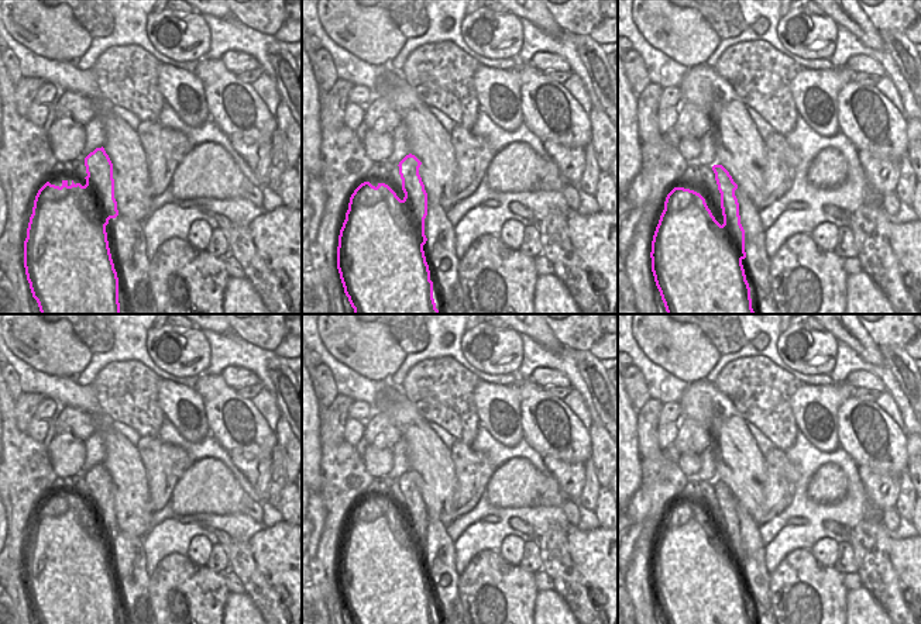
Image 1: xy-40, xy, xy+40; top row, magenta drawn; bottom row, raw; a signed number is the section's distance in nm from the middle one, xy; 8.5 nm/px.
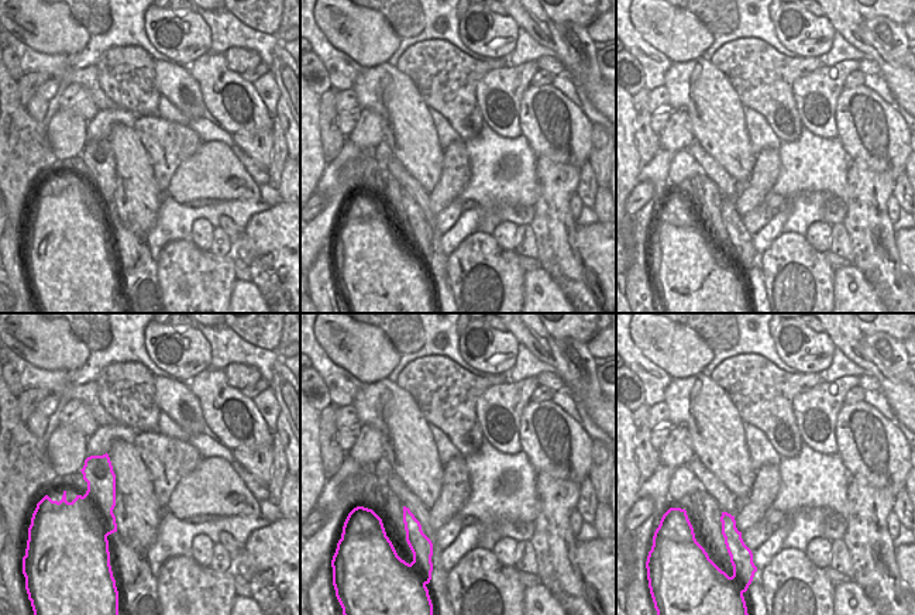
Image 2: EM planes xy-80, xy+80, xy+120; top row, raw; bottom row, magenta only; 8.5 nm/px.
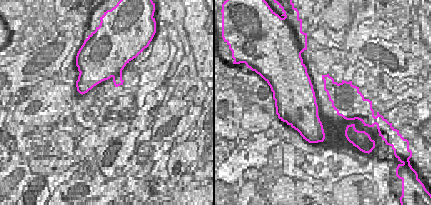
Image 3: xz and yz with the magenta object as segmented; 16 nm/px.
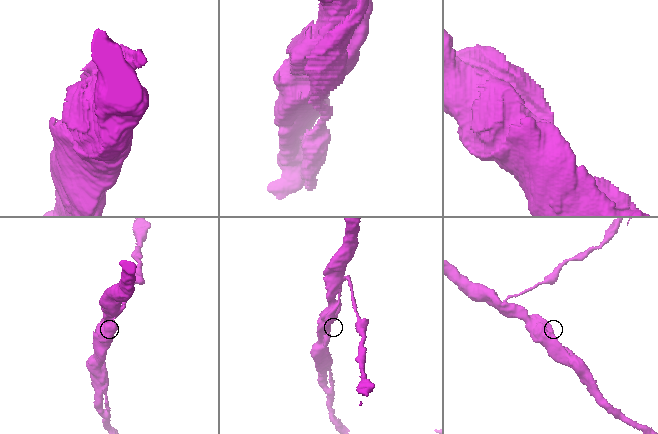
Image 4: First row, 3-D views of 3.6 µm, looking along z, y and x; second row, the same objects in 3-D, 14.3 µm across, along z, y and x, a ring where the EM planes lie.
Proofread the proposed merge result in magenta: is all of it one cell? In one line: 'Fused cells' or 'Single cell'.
Single cell

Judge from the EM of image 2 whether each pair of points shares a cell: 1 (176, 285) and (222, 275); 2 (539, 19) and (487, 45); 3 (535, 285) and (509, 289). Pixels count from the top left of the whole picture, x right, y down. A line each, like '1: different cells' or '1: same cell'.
1: same cell
2: different cells
3: different cells

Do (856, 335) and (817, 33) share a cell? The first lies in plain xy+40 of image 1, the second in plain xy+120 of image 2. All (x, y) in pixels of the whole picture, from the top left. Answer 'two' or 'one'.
two

